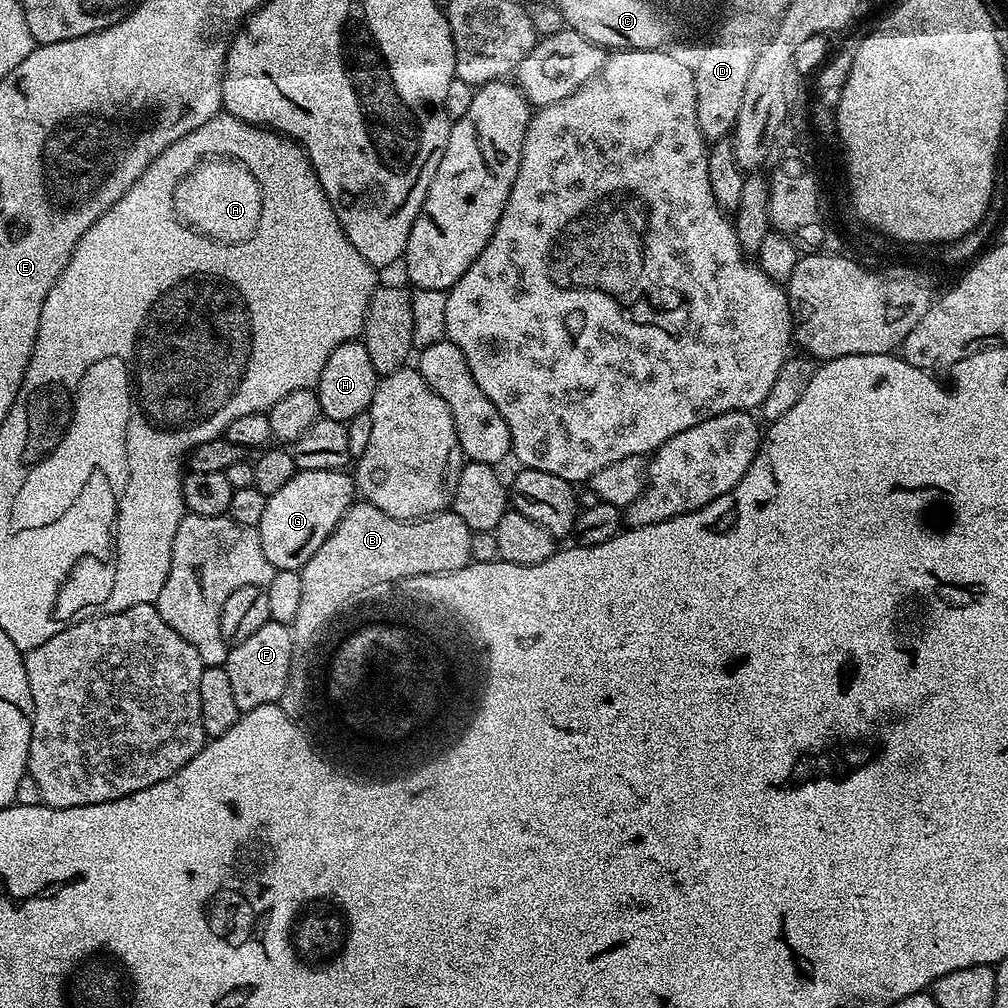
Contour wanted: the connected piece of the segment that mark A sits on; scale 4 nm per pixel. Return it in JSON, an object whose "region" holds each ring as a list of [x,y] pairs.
{"region":[[[212,158],[201,161],[175,190],[177,216],[189,227],[217,243],[248,241],[261,220],[261,188],[257,179],[239,161]]]}

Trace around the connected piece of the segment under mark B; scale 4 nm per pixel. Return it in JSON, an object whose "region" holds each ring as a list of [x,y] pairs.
{"region":[[[359,507],[349,508],[341,524],[314,550],[310,562],[299,568],[302,595],[298,601],[298,614],[291,622],[293,637],[312,636],[328,613],[340,601],[357,589],[411,573],[413,576],[441,576],[457,572],[473,563],[470,542],[472,534],[466,522],[451,510],[437,512],[422,520],[395,520],[382,510],[369,507],[368,516],[360,516]]]}

